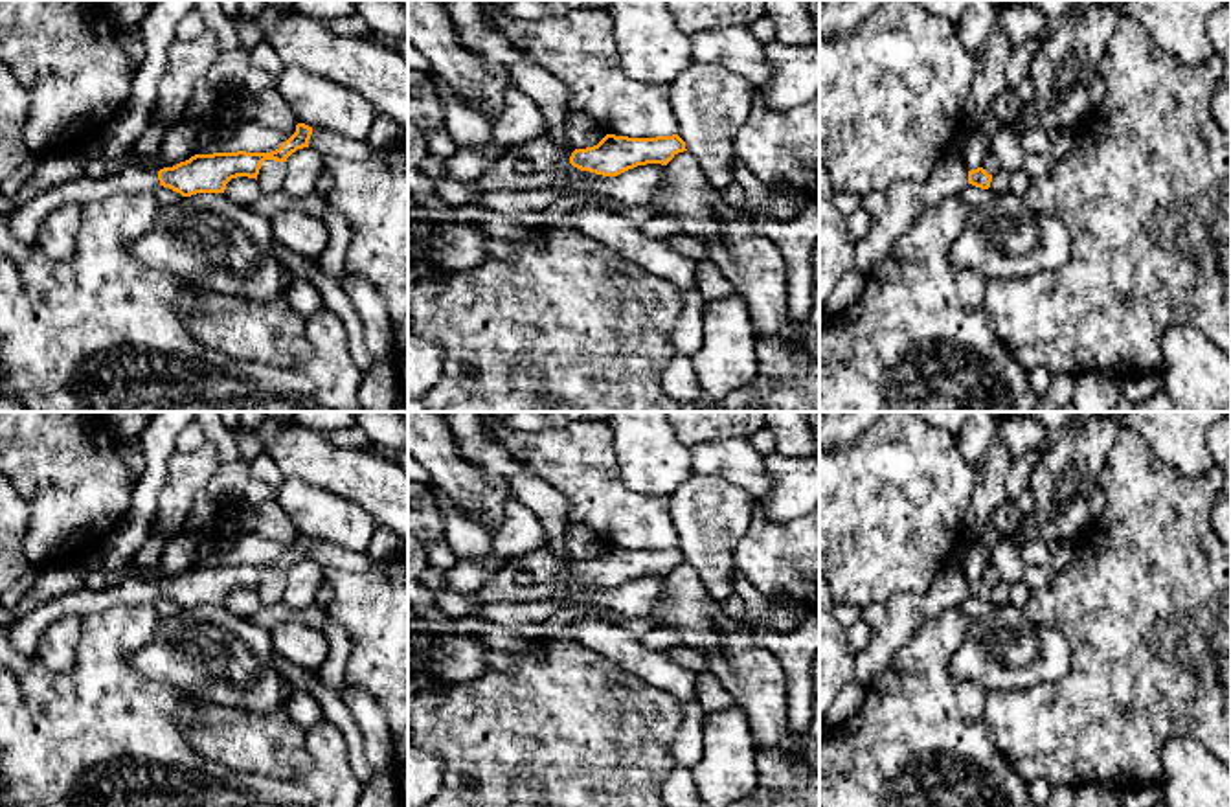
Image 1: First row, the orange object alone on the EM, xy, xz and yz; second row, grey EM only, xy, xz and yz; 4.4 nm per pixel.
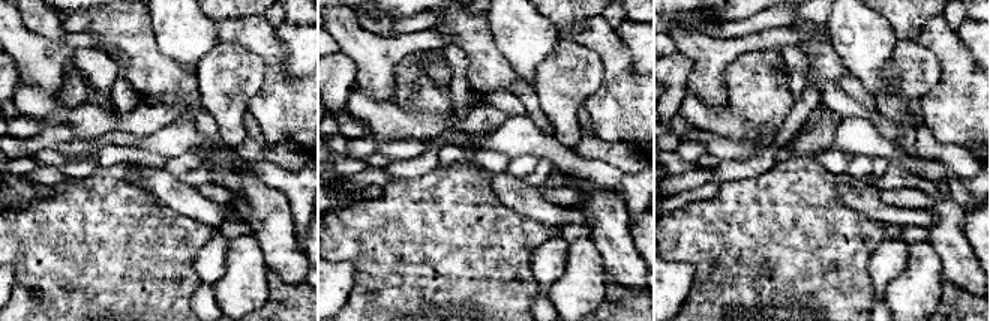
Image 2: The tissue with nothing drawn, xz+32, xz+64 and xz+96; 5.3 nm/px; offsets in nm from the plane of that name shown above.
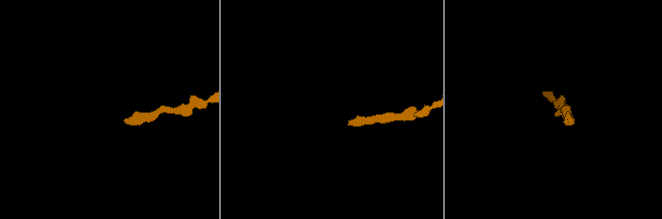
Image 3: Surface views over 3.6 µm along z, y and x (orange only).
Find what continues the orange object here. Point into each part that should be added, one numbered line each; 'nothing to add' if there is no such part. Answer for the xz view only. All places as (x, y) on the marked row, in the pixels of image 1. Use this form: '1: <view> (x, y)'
1: xz (541, 155)

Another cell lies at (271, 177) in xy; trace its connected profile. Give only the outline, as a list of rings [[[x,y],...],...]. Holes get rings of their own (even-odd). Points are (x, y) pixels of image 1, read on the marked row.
[[[265,160],[257,175],[259,189],[263,193],[274,193],[281,189],[285,173],[287,173],[285,162]]]

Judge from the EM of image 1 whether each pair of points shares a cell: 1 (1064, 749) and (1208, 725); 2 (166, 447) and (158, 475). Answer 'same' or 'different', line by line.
1: same
2: same

